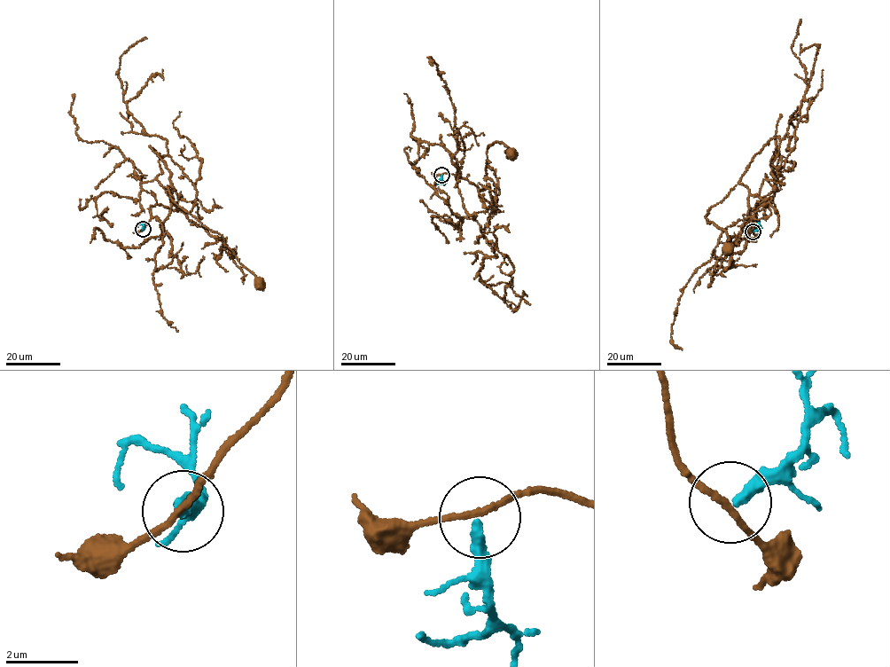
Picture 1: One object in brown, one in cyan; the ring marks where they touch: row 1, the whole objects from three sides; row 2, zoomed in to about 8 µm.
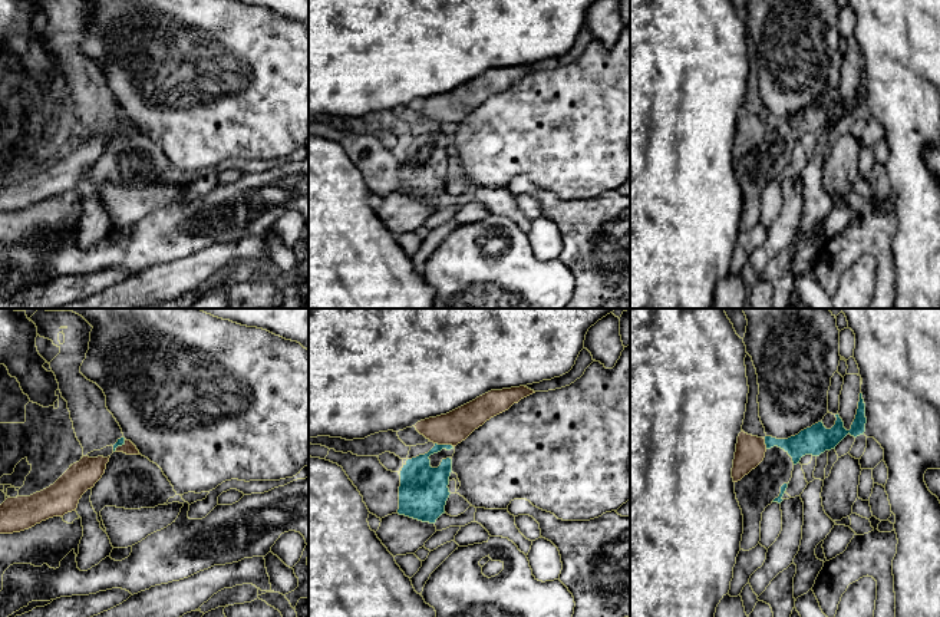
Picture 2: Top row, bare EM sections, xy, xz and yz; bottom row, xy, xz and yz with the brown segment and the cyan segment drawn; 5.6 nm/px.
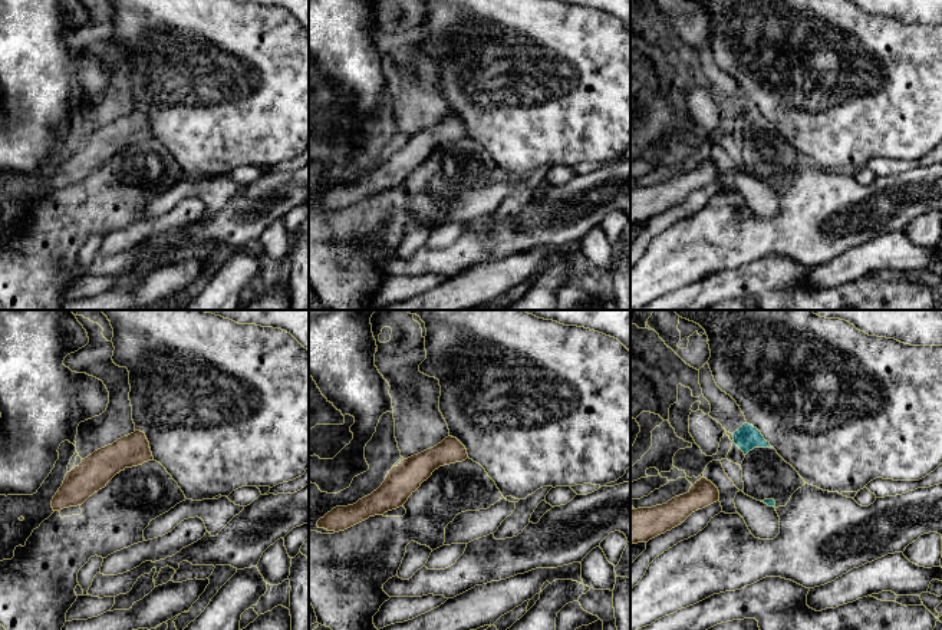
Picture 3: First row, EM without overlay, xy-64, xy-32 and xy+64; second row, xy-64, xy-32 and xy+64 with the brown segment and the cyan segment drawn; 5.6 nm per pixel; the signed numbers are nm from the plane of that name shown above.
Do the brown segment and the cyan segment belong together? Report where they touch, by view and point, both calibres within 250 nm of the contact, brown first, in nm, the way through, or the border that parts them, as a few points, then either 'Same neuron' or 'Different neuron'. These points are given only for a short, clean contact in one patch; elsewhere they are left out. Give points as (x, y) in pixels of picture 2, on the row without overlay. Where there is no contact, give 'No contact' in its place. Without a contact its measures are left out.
Touches brown at xz (444, 122). Thickness 180 nm (brown) against 220 nm. Boundary: xz (435, 121), (452, 125). Different neuron

